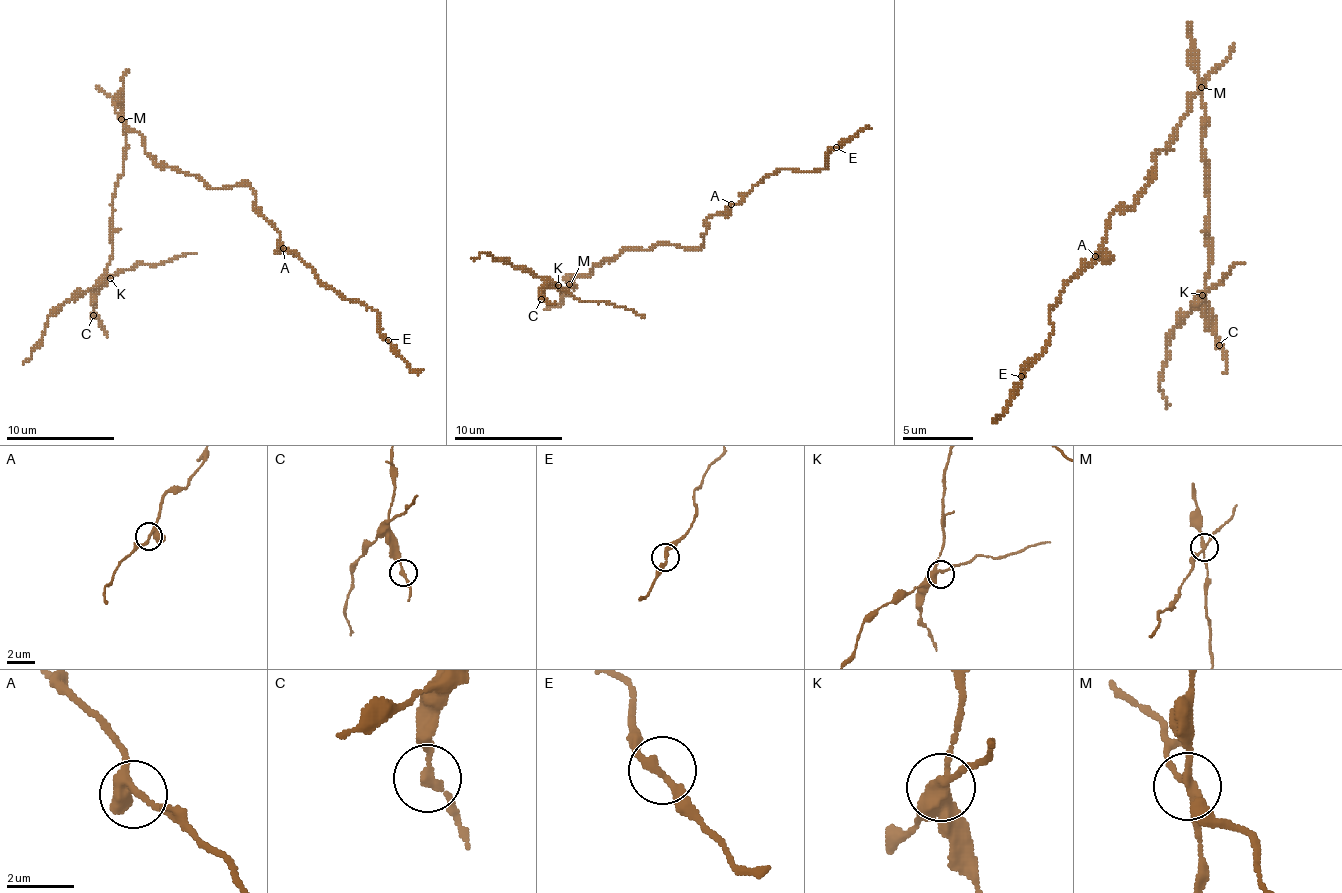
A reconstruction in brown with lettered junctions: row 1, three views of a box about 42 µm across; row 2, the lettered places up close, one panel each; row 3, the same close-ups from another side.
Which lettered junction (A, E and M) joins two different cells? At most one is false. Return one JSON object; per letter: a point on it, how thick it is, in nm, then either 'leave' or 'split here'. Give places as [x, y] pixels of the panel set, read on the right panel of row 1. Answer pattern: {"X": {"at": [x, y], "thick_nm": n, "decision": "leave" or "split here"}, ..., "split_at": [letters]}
{"A": {"at": [1095, 256], "thick_nm": 240, "decision": "leave"}, "E": {"at": [1021, 376], "thick_nm": 240, "decision": "leave"}, "M": {"at": [1201, 87], "thick_nm": 200, "decision": "split here"}, "split_at": ["M"]}

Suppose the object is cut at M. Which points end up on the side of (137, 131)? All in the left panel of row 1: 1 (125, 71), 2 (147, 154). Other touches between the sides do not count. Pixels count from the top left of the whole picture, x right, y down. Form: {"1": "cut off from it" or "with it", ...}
{"1": "cut off from it", "2": "with it"}

